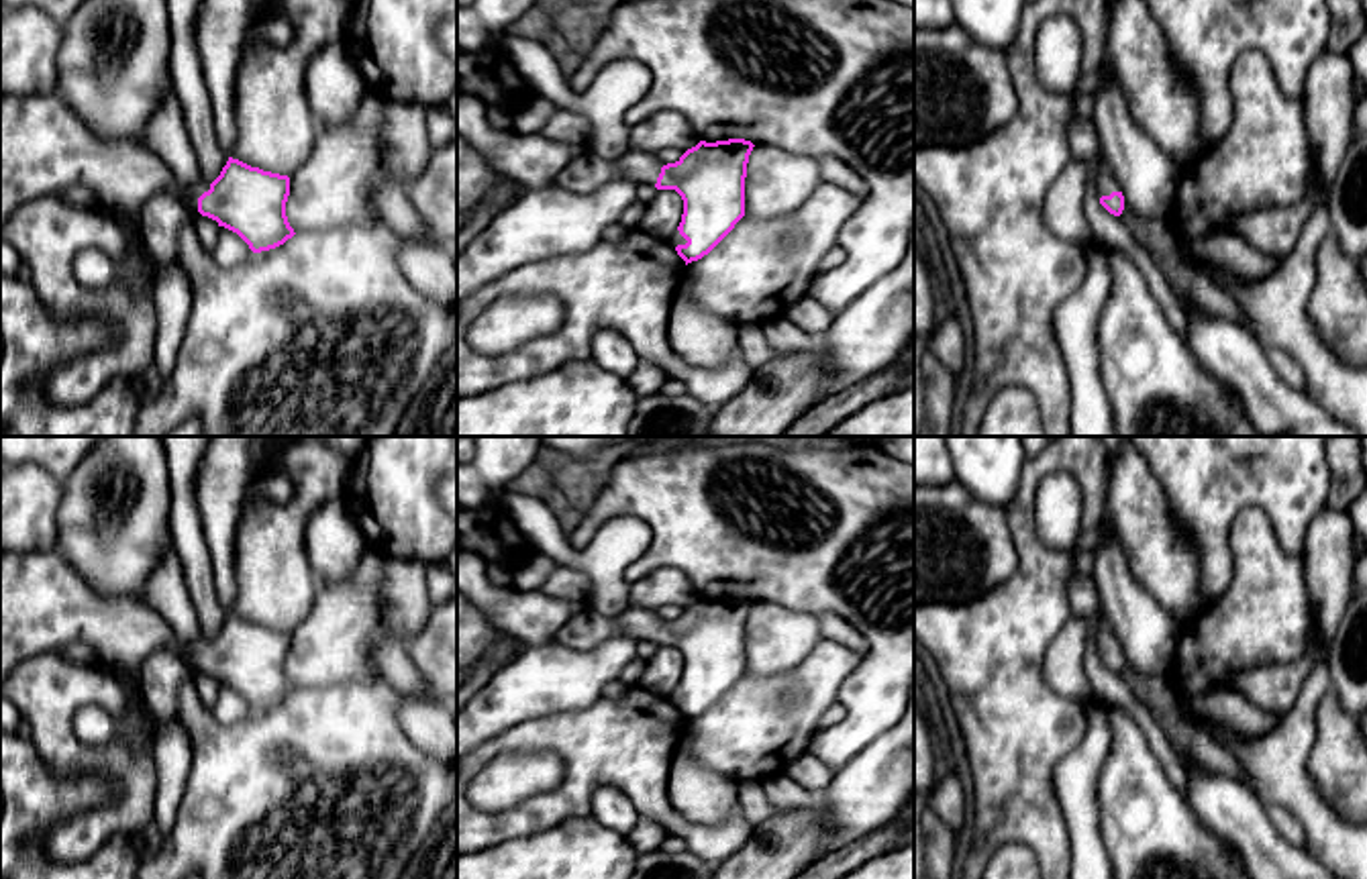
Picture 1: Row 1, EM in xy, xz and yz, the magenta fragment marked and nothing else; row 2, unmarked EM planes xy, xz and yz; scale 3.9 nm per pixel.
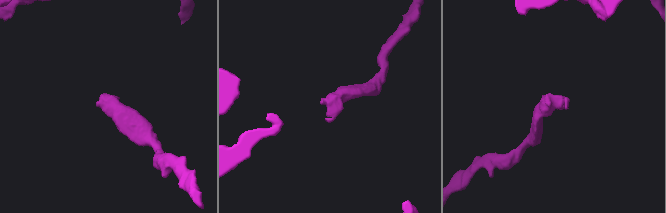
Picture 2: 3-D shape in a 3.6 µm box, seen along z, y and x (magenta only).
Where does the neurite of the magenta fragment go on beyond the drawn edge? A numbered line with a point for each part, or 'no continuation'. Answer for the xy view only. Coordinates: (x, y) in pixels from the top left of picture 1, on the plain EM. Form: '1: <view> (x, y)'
1: xy (45, 604)

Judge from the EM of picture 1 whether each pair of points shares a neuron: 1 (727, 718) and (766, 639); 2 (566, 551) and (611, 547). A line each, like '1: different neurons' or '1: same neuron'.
1: different neurons
2: same neuron

